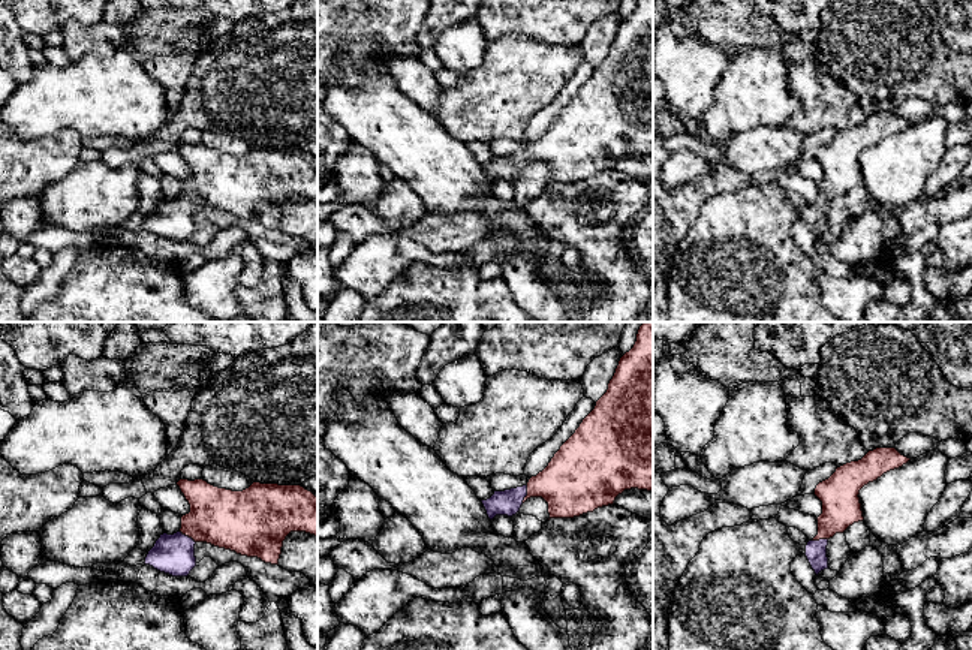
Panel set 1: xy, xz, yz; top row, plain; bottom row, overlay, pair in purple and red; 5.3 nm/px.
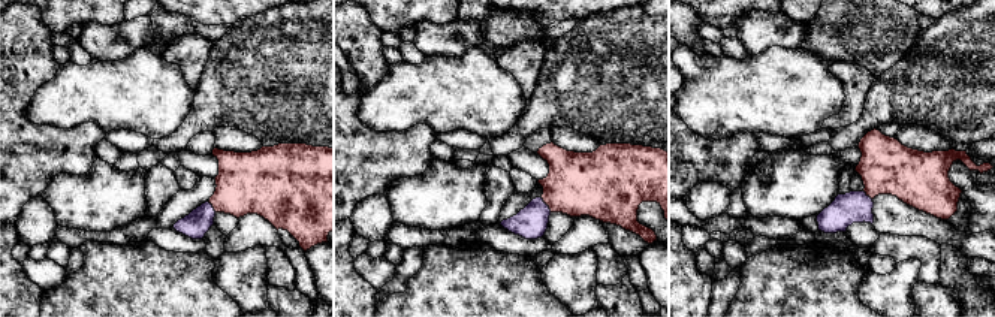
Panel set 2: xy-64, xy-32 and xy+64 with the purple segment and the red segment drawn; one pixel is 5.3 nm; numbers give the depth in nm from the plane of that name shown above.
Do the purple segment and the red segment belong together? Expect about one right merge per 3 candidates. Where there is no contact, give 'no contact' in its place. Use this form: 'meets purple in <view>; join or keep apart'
meets purple in xz; join

